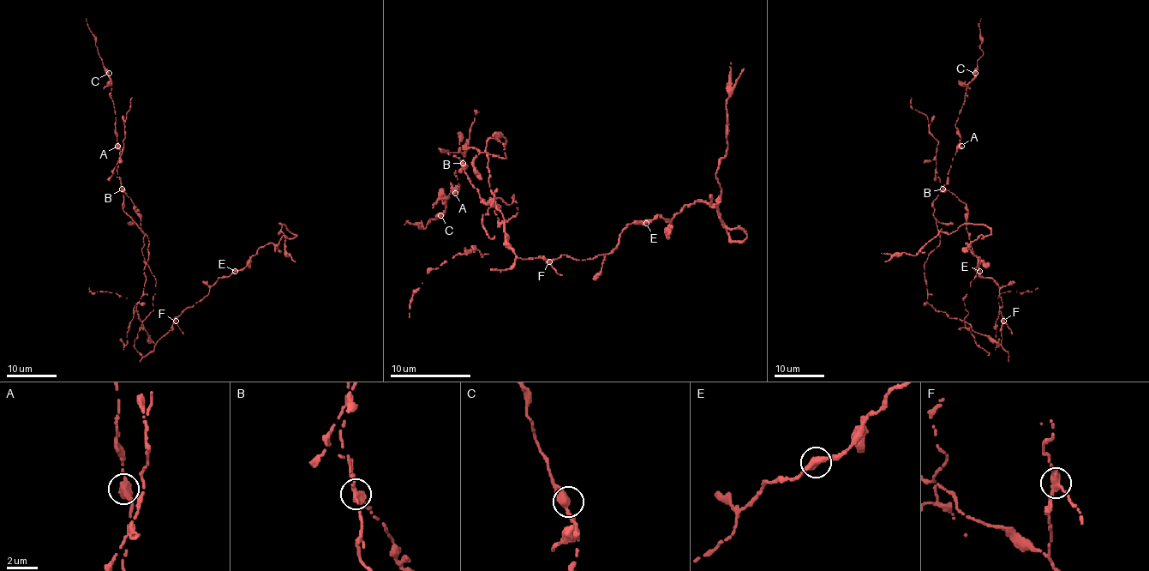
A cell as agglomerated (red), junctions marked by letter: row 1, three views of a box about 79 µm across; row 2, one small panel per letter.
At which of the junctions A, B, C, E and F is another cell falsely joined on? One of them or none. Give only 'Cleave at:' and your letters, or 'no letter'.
Cleave at: B

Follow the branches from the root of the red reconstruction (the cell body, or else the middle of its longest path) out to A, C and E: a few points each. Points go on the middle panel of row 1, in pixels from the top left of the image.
A: (495, 201), (485, 147), (501, 133), (507, 159), (463, 147), (463, 163), (455, 171), (458, 183), (455, 193)
C: (495, 201), (485, 147), (501, 133), (507, 159), (463, 147), (458, 185), (455, 193), (451, 183), (440, 215)
E: (495, 201), (503, 215), (505, 239), (523, 259), (563, 255), (594, 259), (612, 251), (630, 223), (646, 223)

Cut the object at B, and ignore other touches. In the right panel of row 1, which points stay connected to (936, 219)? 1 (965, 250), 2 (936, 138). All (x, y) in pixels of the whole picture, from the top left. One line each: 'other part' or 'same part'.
1: same part
2: other part

